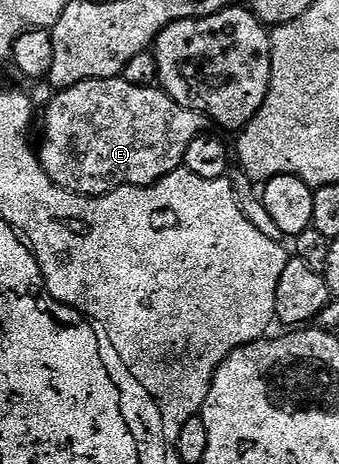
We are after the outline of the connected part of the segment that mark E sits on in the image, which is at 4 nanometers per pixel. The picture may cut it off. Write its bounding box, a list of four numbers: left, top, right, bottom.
[38,77,209,195]

